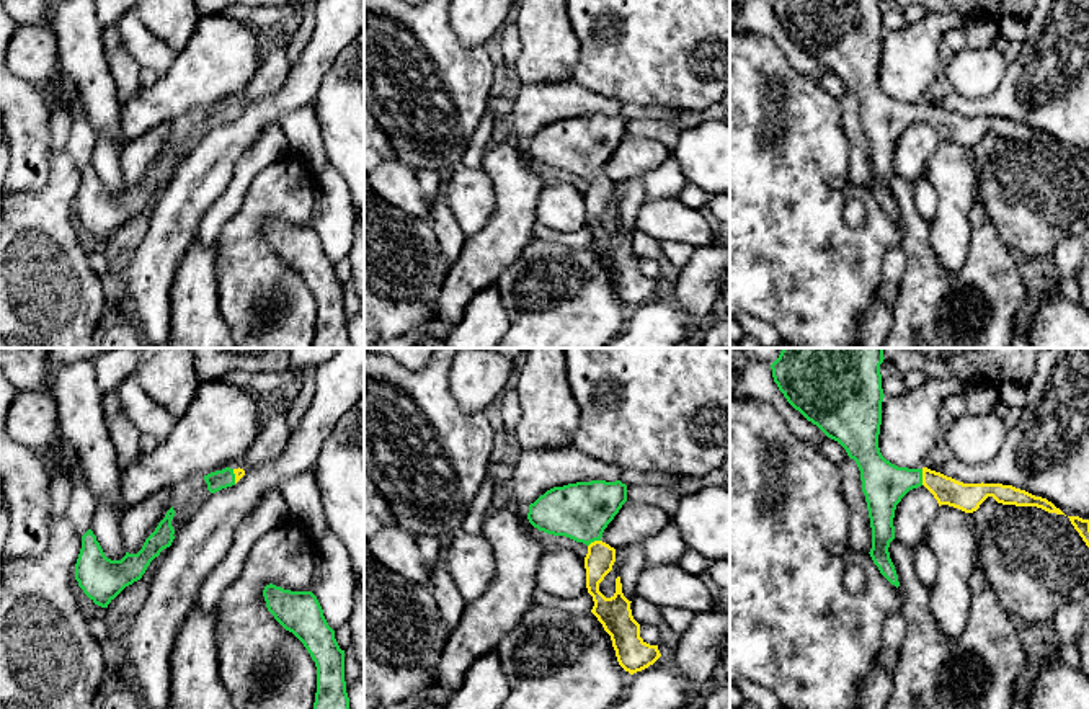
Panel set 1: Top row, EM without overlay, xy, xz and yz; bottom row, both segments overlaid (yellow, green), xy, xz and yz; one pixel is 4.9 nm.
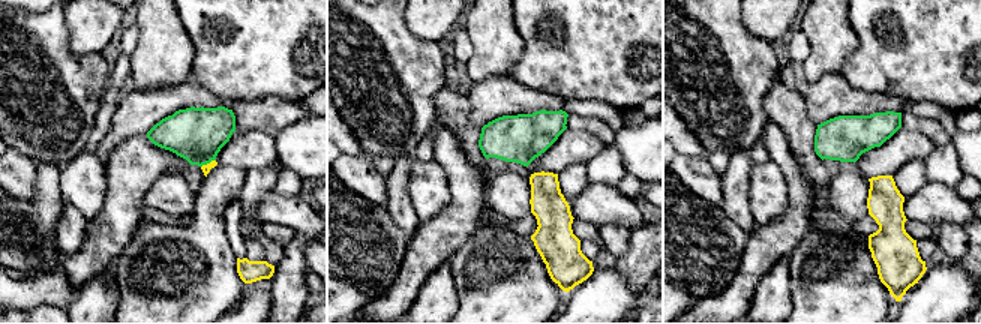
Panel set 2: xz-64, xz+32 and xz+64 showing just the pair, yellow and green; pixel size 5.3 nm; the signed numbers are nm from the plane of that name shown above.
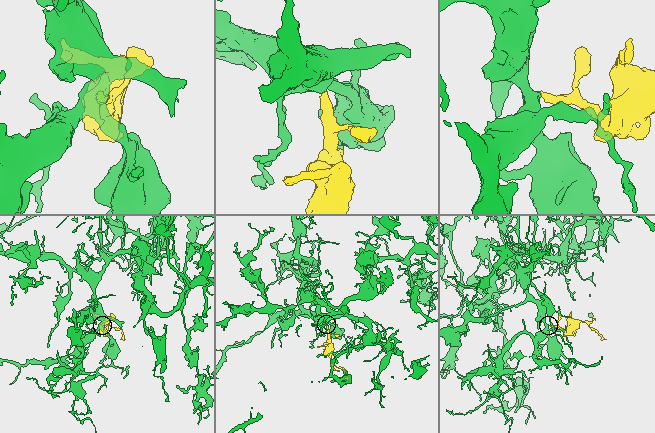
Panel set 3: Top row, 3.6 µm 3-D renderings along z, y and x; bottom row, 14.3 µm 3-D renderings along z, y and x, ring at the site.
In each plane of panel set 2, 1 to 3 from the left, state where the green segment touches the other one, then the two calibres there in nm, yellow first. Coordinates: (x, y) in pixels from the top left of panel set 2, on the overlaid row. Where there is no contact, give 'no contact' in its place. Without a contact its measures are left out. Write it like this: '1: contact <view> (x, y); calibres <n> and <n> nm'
1: contact xz-64 (207, 164); calibres 50 and 280 nm
2: no contact
3: no contact

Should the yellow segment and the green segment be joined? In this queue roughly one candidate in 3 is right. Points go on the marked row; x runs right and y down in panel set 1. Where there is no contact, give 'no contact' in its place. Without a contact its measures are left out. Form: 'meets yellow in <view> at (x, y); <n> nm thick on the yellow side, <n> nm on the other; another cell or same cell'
meets yellow in yz at (923, 477); 140 nm thick on the yellow side, 220 nm on the other; same cell

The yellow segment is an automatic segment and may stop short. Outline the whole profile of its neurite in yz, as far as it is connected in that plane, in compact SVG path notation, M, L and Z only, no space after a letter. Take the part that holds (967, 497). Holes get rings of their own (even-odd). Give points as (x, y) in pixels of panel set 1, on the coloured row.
M782 348L771 369L787 402L856 461L872 528L869 554L891 585L900 586L888 552L895 539L895 510L913 488L924 485L939 506L965 513L993 497L1002 505L1065 515L1047 498L1012 485L963 484L927 467L908 469L887 461L878 448L883 359L883 348Z

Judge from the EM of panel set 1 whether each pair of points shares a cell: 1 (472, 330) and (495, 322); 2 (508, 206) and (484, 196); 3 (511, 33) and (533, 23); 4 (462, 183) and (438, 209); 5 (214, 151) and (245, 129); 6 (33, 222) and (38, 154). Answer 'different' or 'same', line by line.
1: same
2: different
3: different
4: different
5: same
6: different

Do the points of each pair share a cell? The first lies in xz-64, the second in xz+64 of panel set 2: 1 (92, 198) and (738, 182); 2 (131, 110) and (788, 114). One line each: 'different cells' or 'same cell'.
1: different cells
2: different cells

